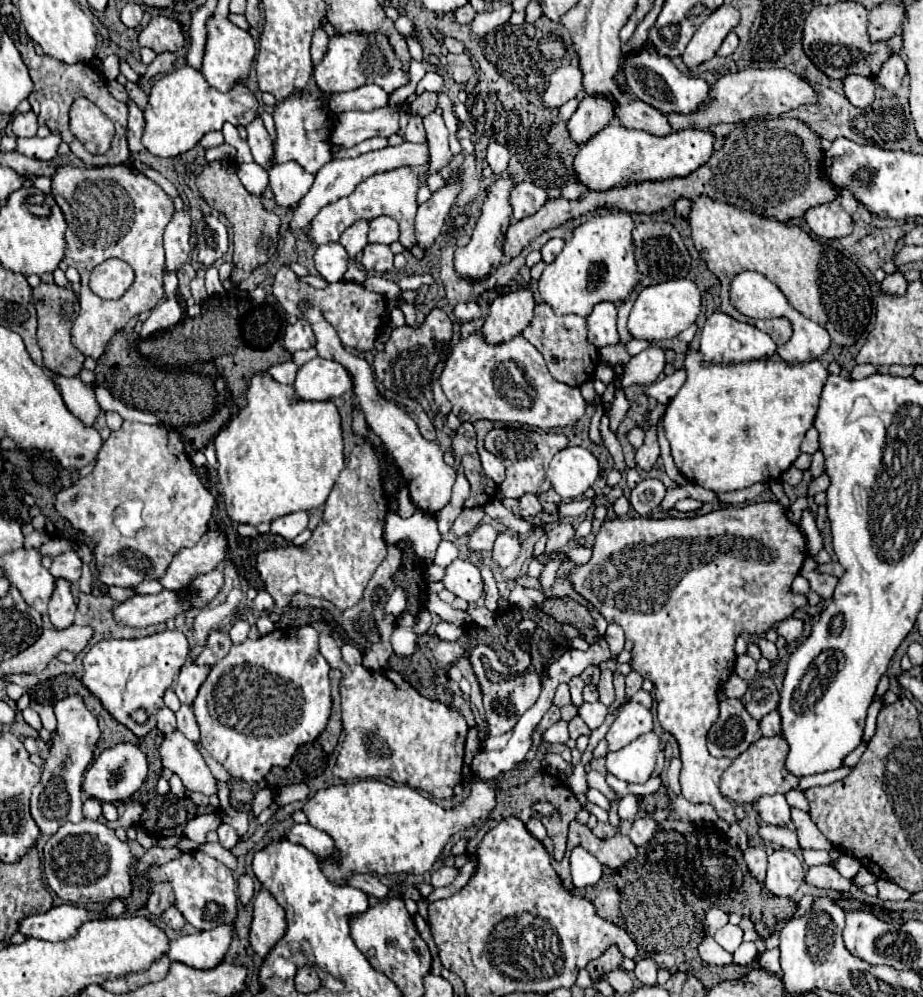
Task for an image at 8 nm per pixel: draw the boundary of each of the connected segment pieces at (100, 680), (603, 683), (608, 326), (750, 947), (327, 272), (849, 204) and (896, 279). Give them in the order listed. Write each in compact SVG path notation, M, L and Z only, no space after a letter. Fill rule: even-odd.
M164 630L160 634L152 634L152 636L146 636L146 638L138 638L138 640L102 640L96 646L92 646L90 652L84 656L82 682L120 724L124 724L138 738L142 738L156 726L154 716L164 706L164 700L162 700L164 692L177 679L186 658L188 658L188 640L180 630ZM136 710L144 710L148 714L144 724L134 720Z
M602 670L600 682L598 682L598 694L600 694L600 702L610 706L614 702L614 686L612 686L612 672L610 670Z
M600 302L592 308L588 320L588 338L596 348L622 344L616 330L616 304Z
M742 942L738 946L738 950L734 950L732 960L734 960L734 964L750 964L756 954L758 954L758 950L756 950L754 942Z
M338 242L322 244L316 248L316 254L314 254L314 264L316 264L320 276L326 278L328 282L344 280L348 260L350 260L350 256L348 256L346 248Z
M843 190L841 193L841 205L852 216L857 208L858 201L854 198L850 190Z
M896 272L896 274L890 274L884 278L884 282L880 284L880 290L884 294L894 294L894 296L902 296L906 292L906 280L902 276L902 272Z

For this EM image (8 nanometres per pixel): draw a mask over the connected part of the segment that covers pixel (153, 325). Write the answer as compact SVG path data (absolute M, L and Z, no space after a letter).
M166 298L162 300L152 312L150 316L144 320L142 324L142 338L148 338L150 334L158 332L158 330L168 330L174 328L178 322L182 320L182 308L178 304L176 298Z

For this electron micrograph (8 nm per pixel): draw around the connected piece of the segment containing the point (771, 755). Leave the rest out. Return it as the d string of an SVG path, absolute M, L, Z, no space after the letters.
M776 734L774 738L760 738L750 748L740 754L732 766L722 774L720 780L720 792L730 798L736 804L752 804L760 796L766 794L786 794L790 788L796 788L800 778L790 774L786 770L786 754L788 754L788 742L782 738L782 734Z

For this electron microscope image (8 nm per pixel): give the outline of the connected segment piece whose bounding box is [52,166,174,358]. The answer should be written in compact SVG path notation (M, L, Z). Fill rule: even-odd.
M126 166L58 168L52 176L52 194L68 222L64 260L82 276L80 314L72 328L72 344L80 348L82 354L100 358L110 338L124 328L132 316L152 310L164 298L162 234L174 214L174 204L156 182L142 174L132 174L132 170ZM108 258L128 262L136 274L132 286L118 300L98 298L88 288L92 266Z

